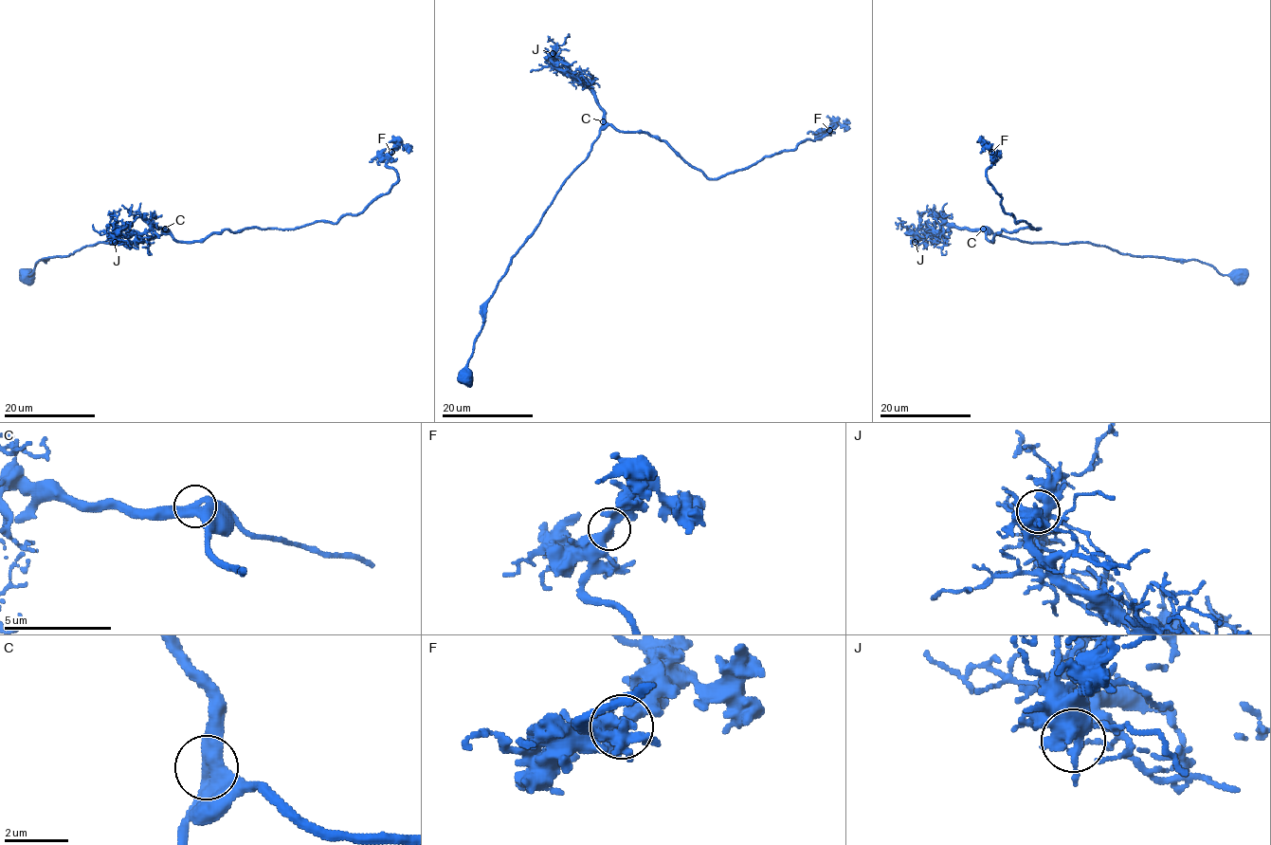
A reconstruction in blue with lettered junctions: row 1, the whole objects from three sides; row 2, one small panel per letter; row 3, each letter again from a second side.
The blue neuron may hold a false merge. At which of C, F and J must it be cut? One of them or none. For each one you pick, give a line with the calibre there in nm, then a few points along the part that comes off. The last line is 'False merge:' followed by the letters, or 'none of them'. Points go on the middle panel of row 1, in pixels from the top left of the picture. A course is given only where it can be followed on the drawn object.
False merge: none of them

